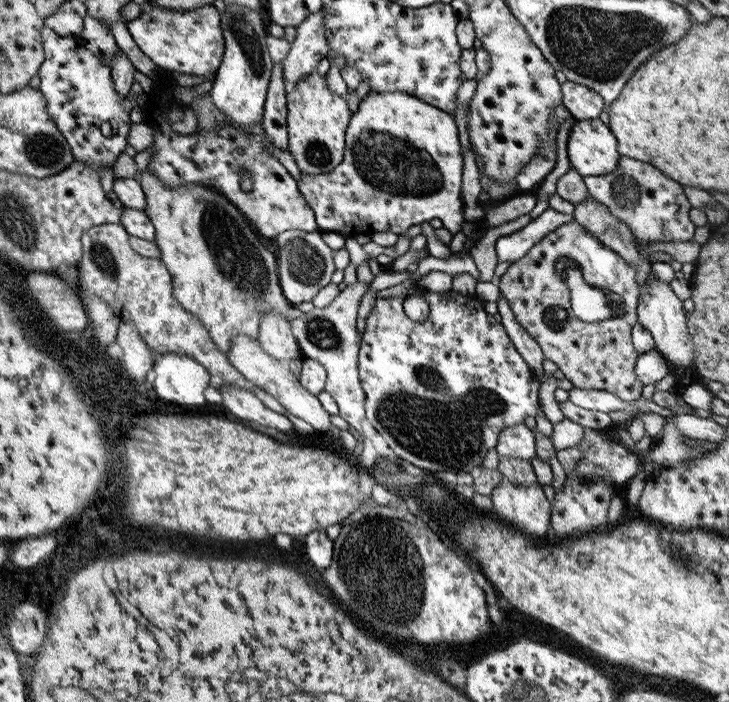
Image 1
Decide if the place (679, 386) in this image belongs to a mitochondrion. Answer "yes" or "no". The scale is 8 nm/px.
no

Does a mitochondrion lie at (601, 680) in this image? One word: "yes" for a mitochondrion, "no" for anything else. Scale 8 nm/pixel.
no

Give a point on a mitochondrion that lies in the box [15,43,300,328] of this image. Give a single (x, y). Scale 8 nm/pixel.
(235, 255)

